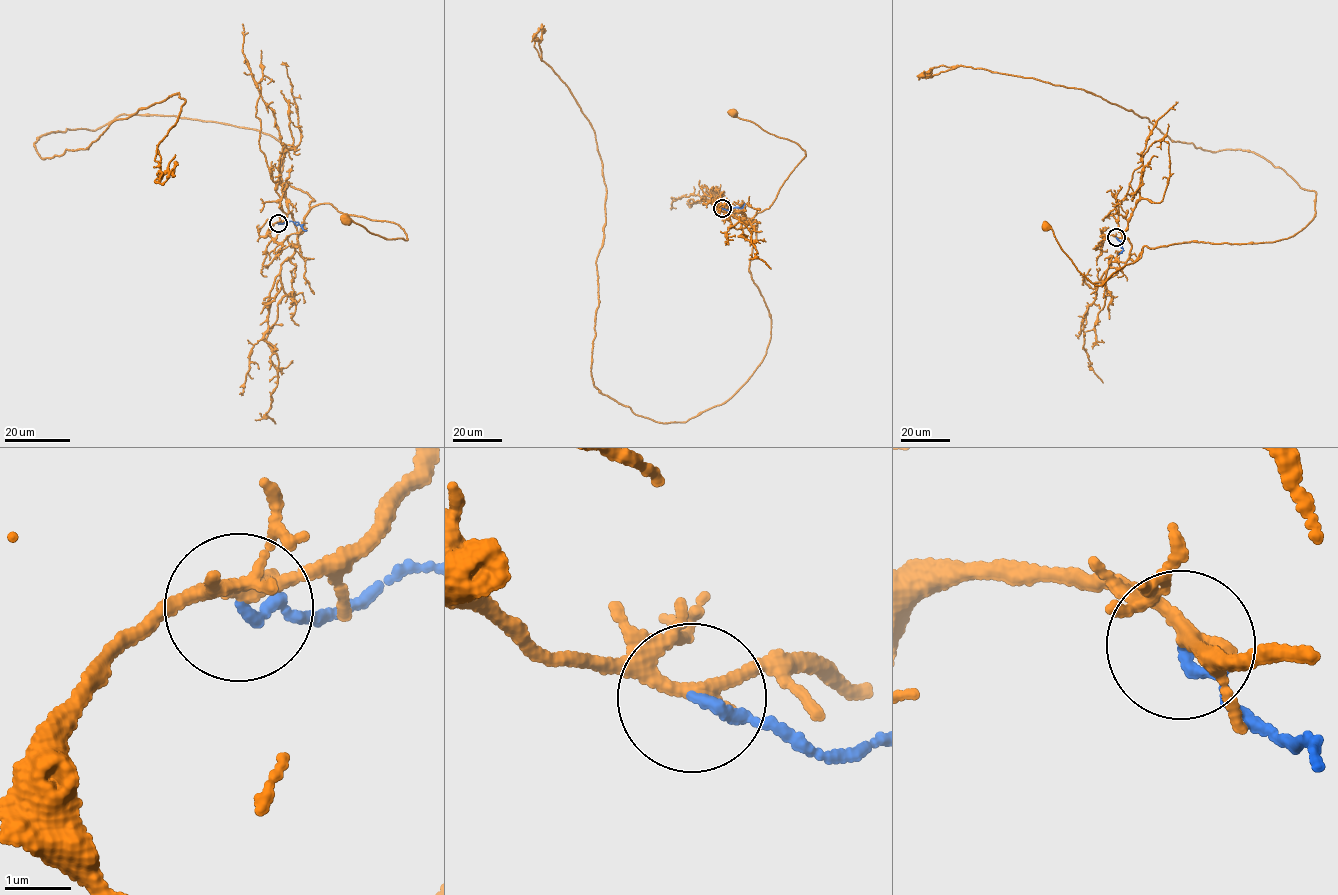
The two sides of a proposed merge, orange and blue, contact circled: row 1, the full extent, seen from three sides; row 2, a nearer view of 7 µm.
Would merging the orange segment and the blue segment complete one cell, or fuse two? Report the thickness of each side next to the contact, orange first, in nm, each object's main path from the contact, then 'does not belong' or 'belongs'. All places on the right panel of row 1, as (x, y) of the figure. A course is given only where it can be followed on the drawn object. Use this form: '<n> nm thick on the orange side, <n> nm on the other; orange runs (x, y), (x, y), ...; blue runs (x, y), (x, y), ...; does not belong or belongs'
190 nm thick on the orange side, 150 nm on the other; orange runs (1116, 237), (1131, 244), (1129, 257), (1135, 261), (1143, 252), (1097, 285), (1077, 269), (1045, 225); blue runs (1116, 238), (1123, 249), (1118, 254); does not belong

